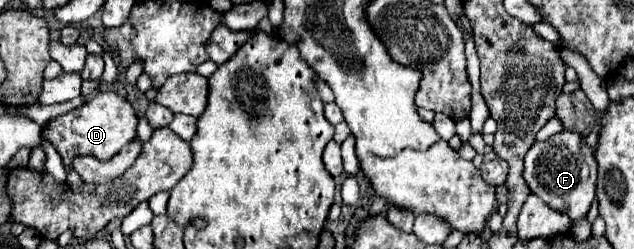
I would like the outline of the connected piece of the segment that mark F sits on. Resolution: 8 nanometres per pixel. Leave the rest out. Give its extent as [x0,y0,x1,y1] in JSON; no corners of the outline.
[523,132,597,222]

